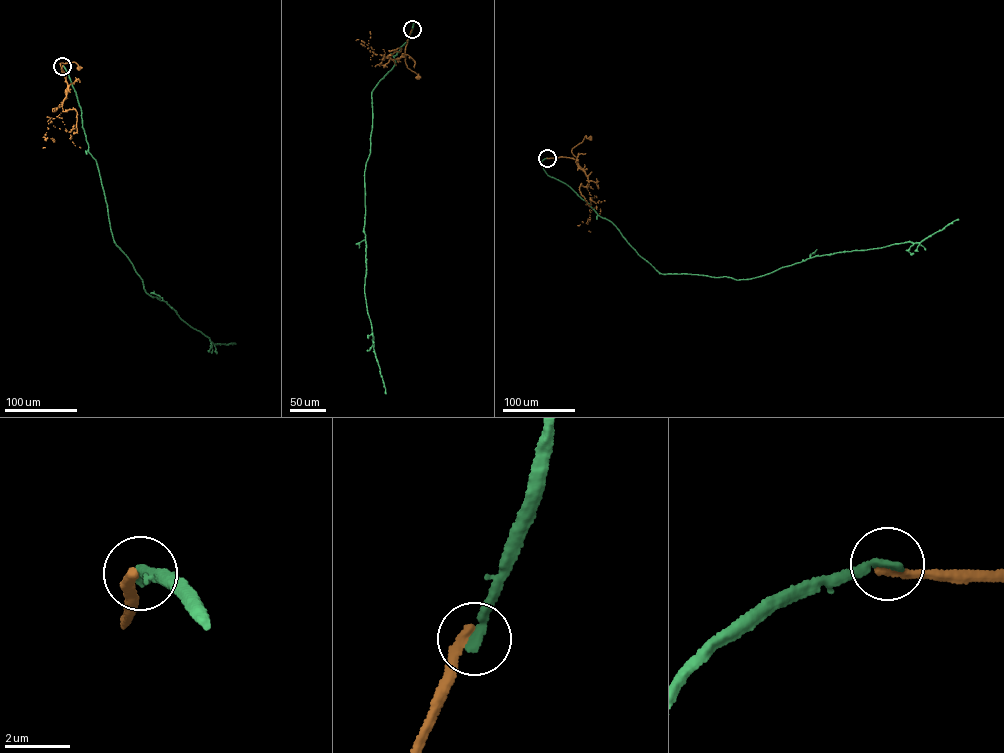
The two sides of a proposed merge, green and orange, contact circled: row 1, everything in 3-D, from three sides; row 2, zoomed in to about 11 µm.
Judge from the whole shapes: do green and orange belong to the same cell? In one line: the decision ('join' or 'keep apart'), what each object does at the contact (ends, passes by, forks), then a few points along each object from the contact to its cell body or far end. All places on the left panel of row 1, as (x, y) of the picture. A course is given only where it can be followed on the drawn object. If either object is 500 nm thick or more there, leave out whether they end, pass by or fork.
keep apart | green ends | orange ends | green via (63, 66), (96, 162), (115, 242), (147, 293), (166, 302), (214, 345), (235, 343) | orange via (62, 66), (66, 82), (60, 63), (75, 62), (79, 68)

